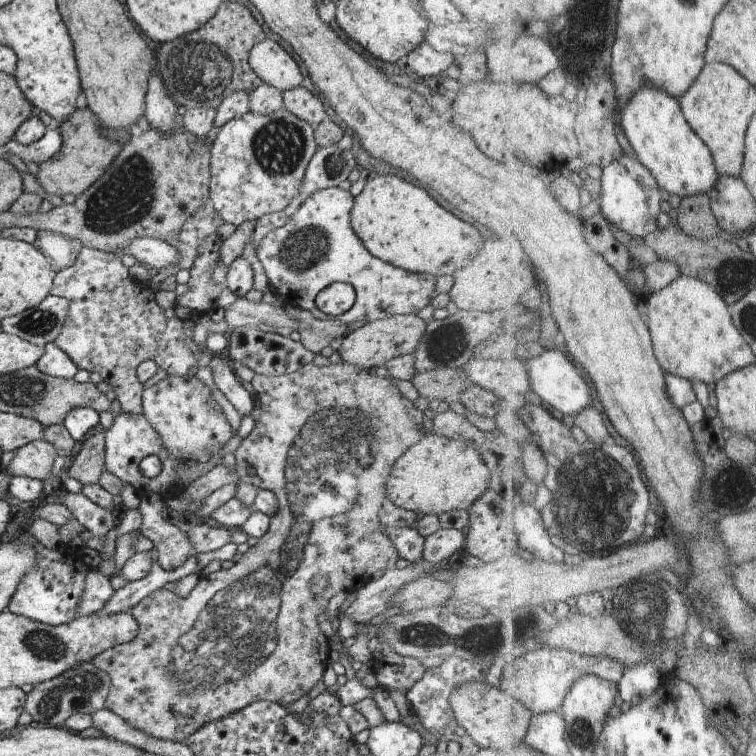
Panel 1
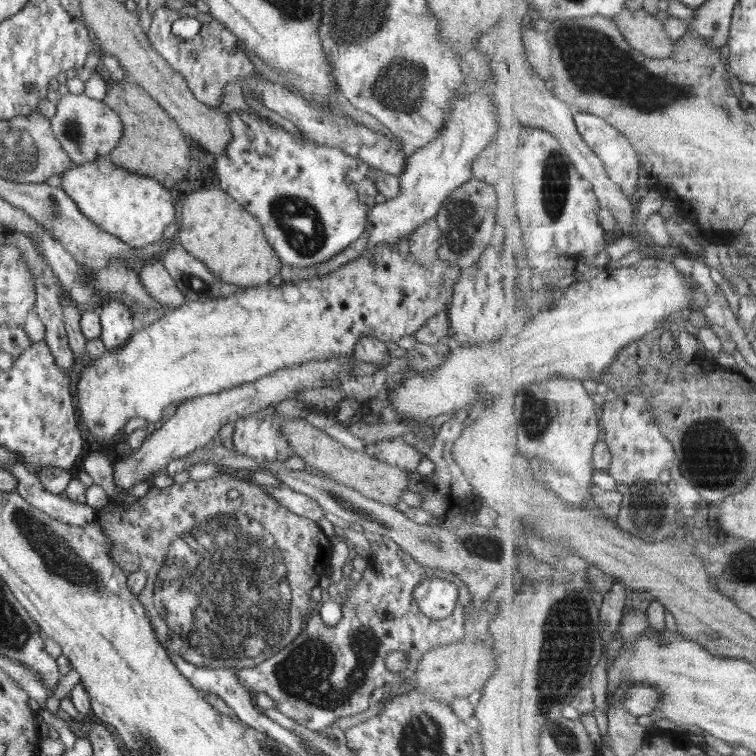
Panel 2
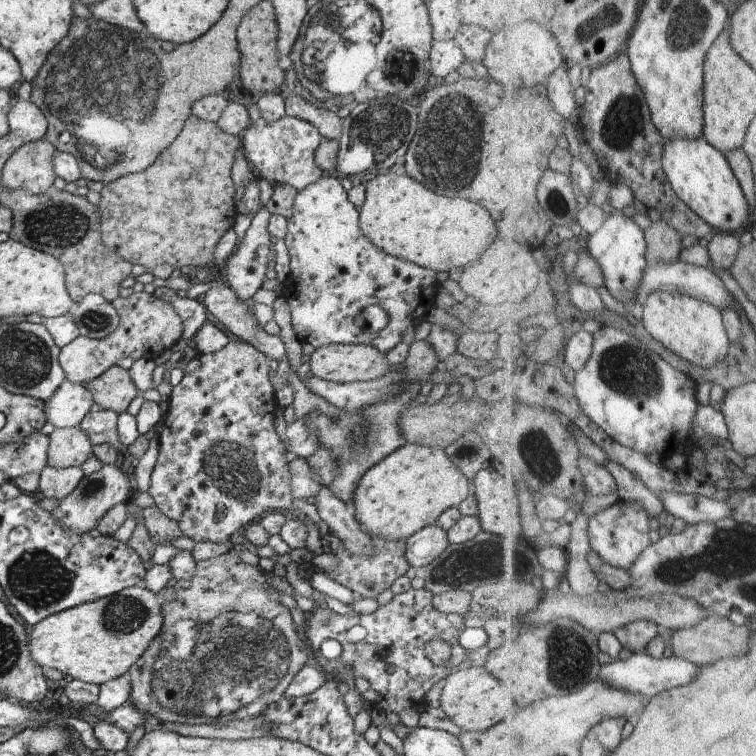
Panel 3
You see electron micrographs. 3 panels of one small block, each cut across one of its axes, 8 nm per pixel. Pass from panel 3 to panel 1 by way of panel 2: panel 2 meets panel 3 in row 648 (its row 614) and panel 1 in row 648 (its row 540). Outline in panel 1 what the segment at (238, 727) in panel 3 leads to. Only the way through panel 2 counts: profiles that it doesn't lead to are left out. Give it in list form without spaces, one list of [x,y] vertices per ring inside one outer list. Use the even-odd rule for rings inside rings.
[[[343,362],[330,363],[329,366],[316,366],[310,363],[300,367],[297,371],[278,375],[277,377],[256,374],[252,378],[251,383],[256,392],[258,392],[259,404],[256,415],[260,416],[261,419],[256,422],[253,431],[242,441],[240,447],[234,452],[234,456],[240,482],[250,482],[259,486],[260,489],[271,490],[277,496],[279,509],[271,517],[267,533],[263,534],[259,538],[258,544],[250,547],[242,555],[240,562],[235,562],[232,568],[220,569],[209,575],[202,574],[188,596],[182,597],[176,591],[166,590],[166,588],[162,587],[143,598],[134,608],[129,610],[129,613],[139,624],[136,638],[133,638],[130,642],[102,651],[90,661],[95,667],[98,667],[110,677],[110,688],[105,708],[115,712],[119,717],[122,717],[136,728],[143,730],[143,733],[158,737],[159,739],[184,742],[190,733],[197,731],[202,725],[242,710],[258,700],[278,703],[288,714],[296,715],[300,722],[307,721],[314,728],[328,724],[330,716],[326,712],[310,711],[309,708],[300,714],[296,714],[290,708],[290,704],[300,700],[305,692],[310,692],[311,688],[316,686],[328,665],[330,648],[326,635],[318,627],[317,617],[325,612],[328,600],[334,594],[346,588],[348,583],[356,584],[358,582],[358,588],[360,588],[368,580],[374,578],[376,572],[396,567],[396,561],[400,556],[392,539],[381,530],[382,525],[398,527],[401,530],[404,527],[415,527],[419,518],[419,515],[414,511],[407,511],[402,507],[396,506],[387,497],[385,491],[385,482],[391,473],[394,462],[410,446],[416,444],[425,436],[425,433],[422,432],[422,428],[424,429],[422,425],[423,414],[414,407],[412,401],[402,397],[394,381],[380,377],[376,373],[370,374],[370,370],[358,369],[350,363]],[[248,468],[254,468],[254,474],[250,474]],[[318,574],[328,574],[329,585],[322,594],[314,595],[310,591],[310,582],[314,582],[314,578],[318,578]]]

